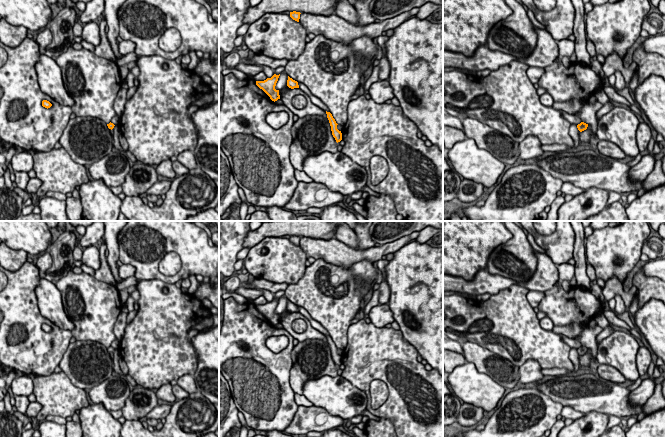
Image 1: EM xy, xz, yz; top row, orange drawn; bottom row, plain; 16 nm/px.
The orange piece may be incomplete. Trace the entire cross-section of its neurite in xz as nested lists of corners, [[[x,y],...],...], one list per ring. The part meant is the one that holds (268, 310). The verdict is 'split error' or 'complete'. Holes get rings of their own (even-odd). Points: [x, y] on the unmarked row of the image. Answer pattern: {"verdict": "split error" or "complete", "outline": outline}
{"verdict": "complete", "outline": [[[274,298],[271,302],[267,302],[264,305],[256,305],[256,309],[262,313],[274,326],[280,323],[279,314],[275,313],[279,300],[280,298]]]}

